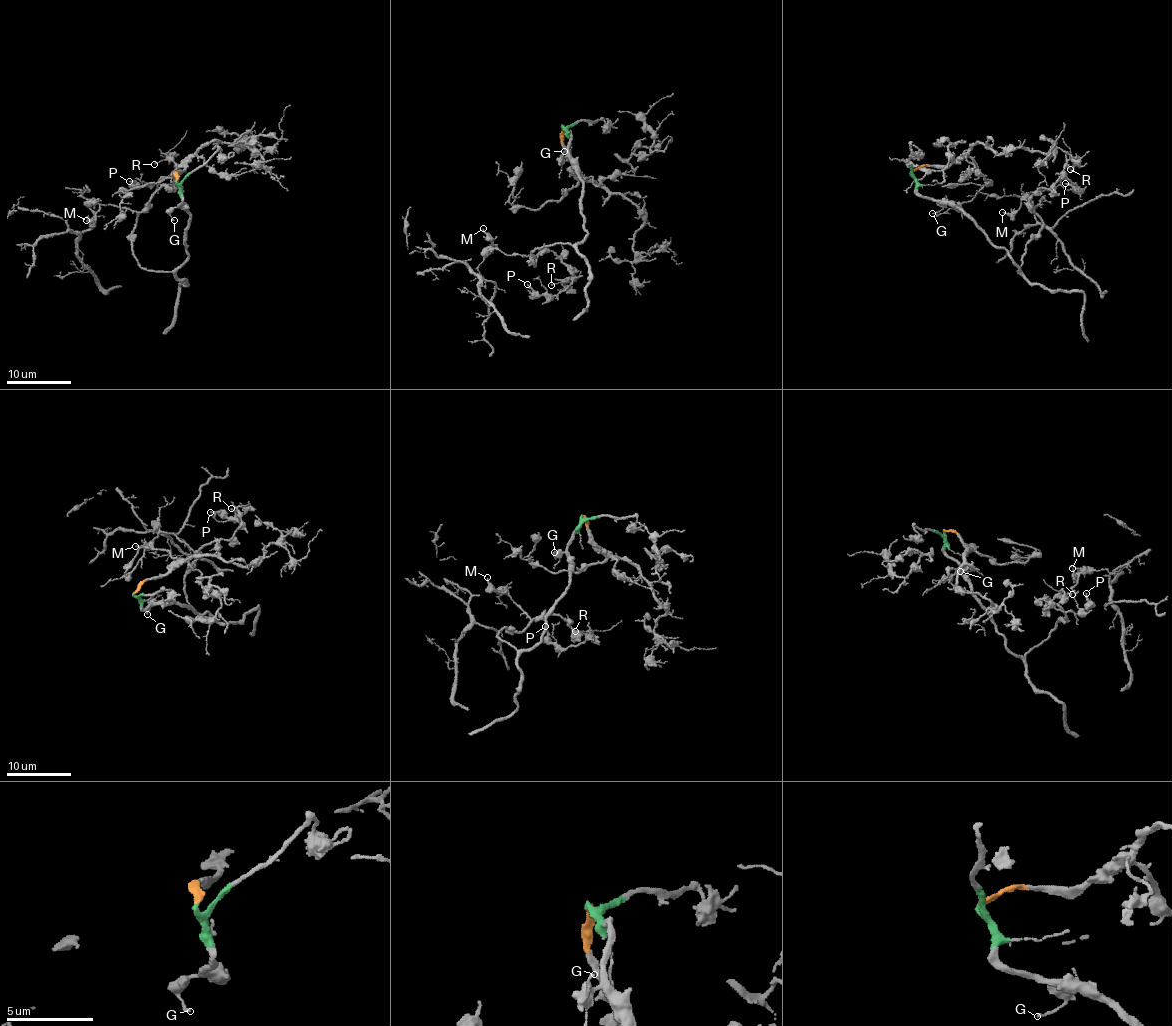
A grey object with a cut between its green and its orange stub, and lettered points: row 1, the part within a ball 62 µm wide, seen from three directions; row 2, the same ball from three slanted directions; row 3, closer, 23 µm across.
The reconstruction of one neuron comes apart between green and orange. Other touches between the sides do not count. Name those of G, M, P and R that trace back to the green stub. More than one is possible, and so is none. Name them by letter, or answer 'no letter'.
G, M, P, R

